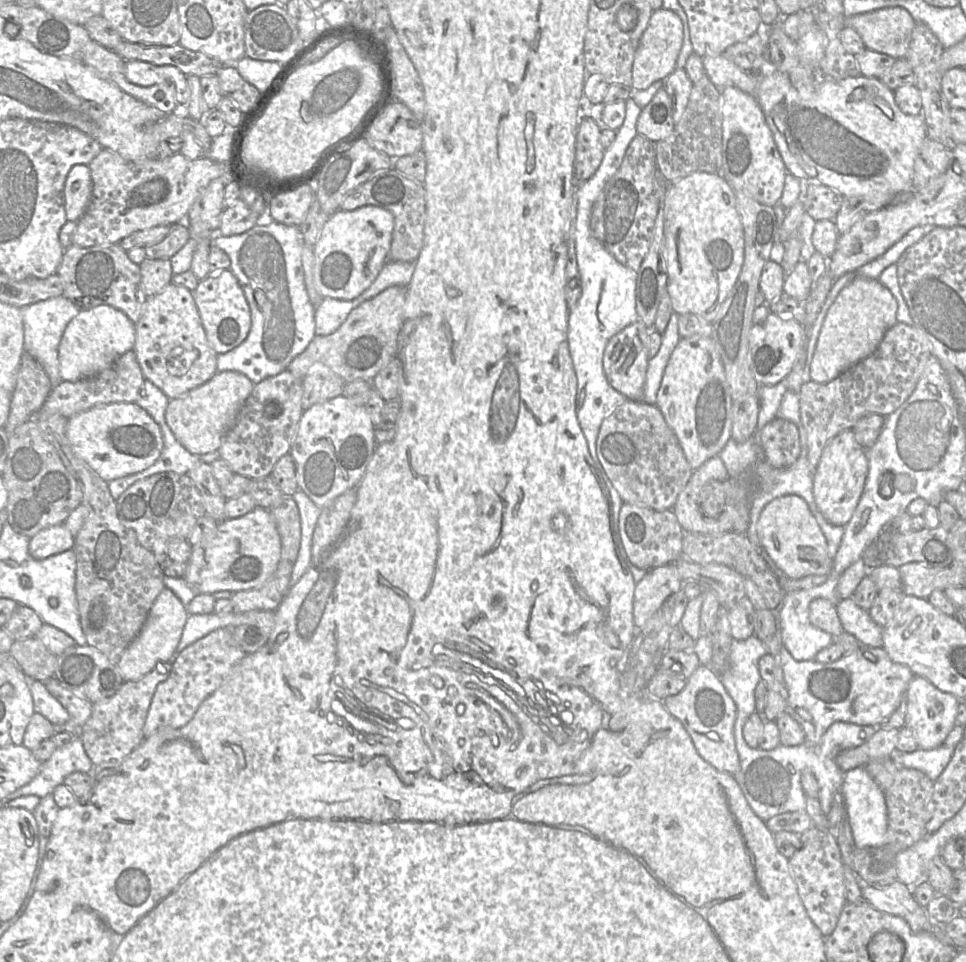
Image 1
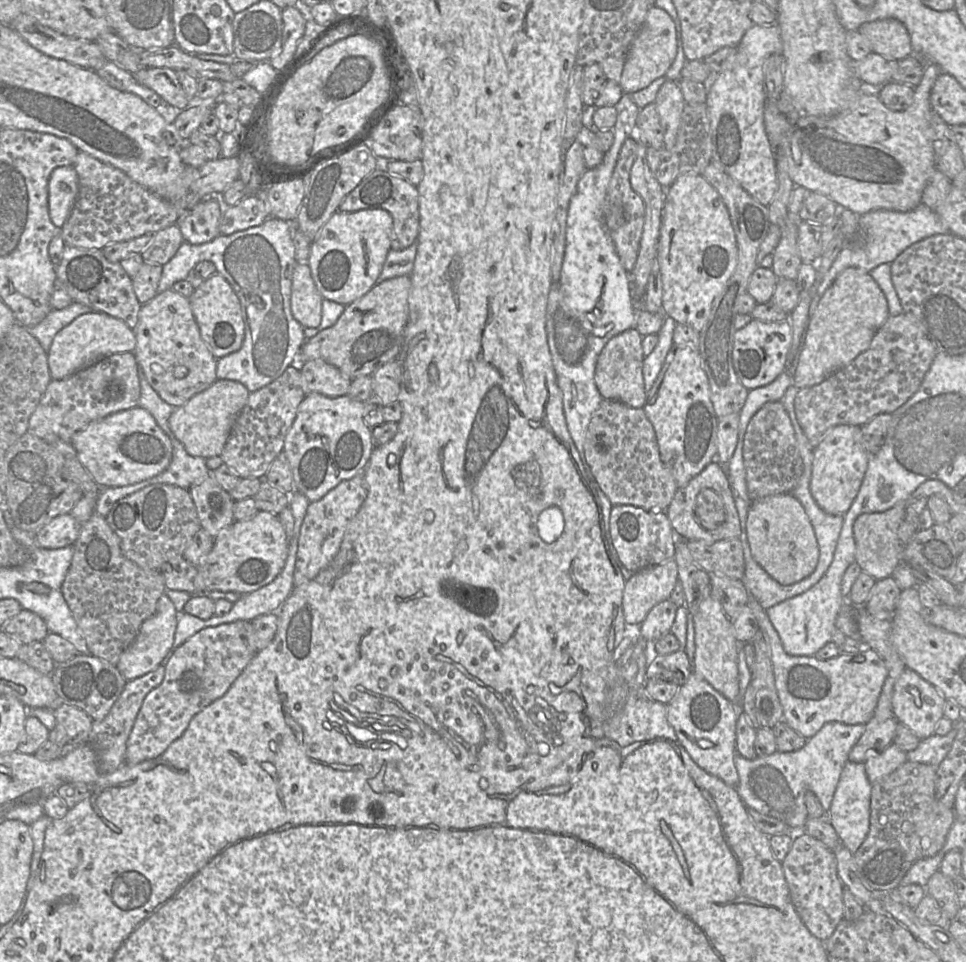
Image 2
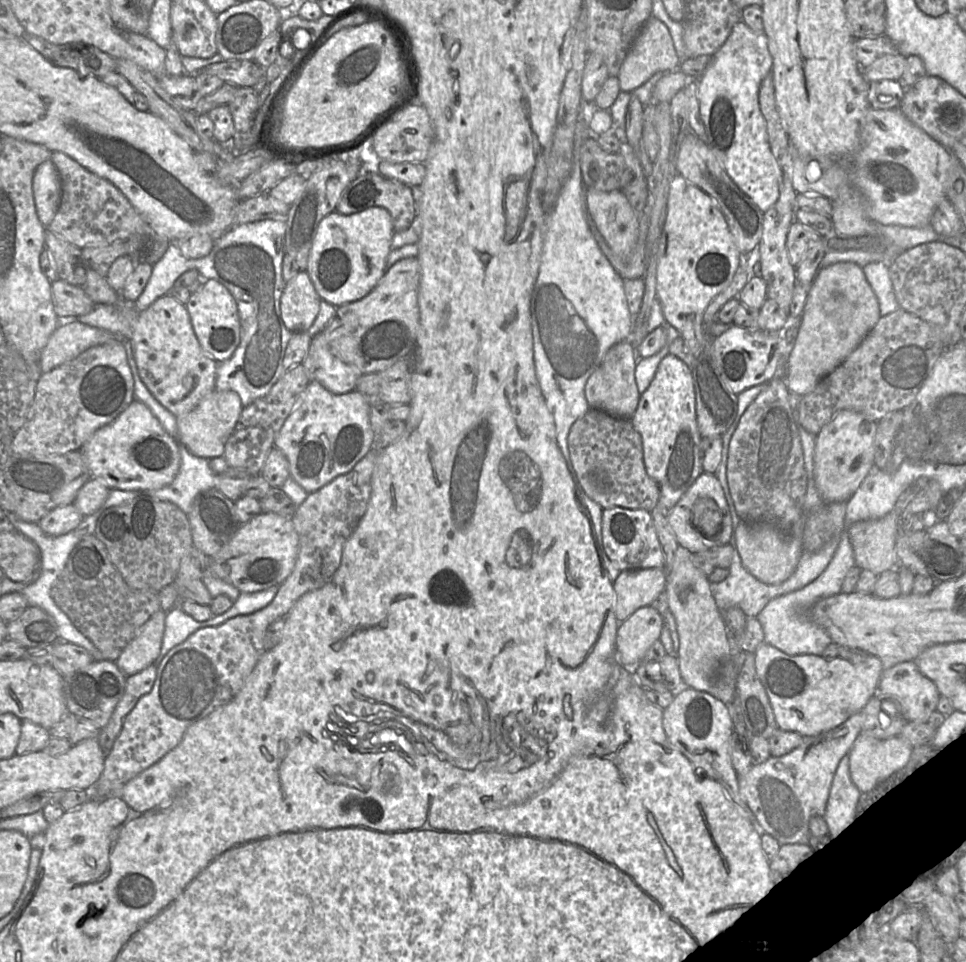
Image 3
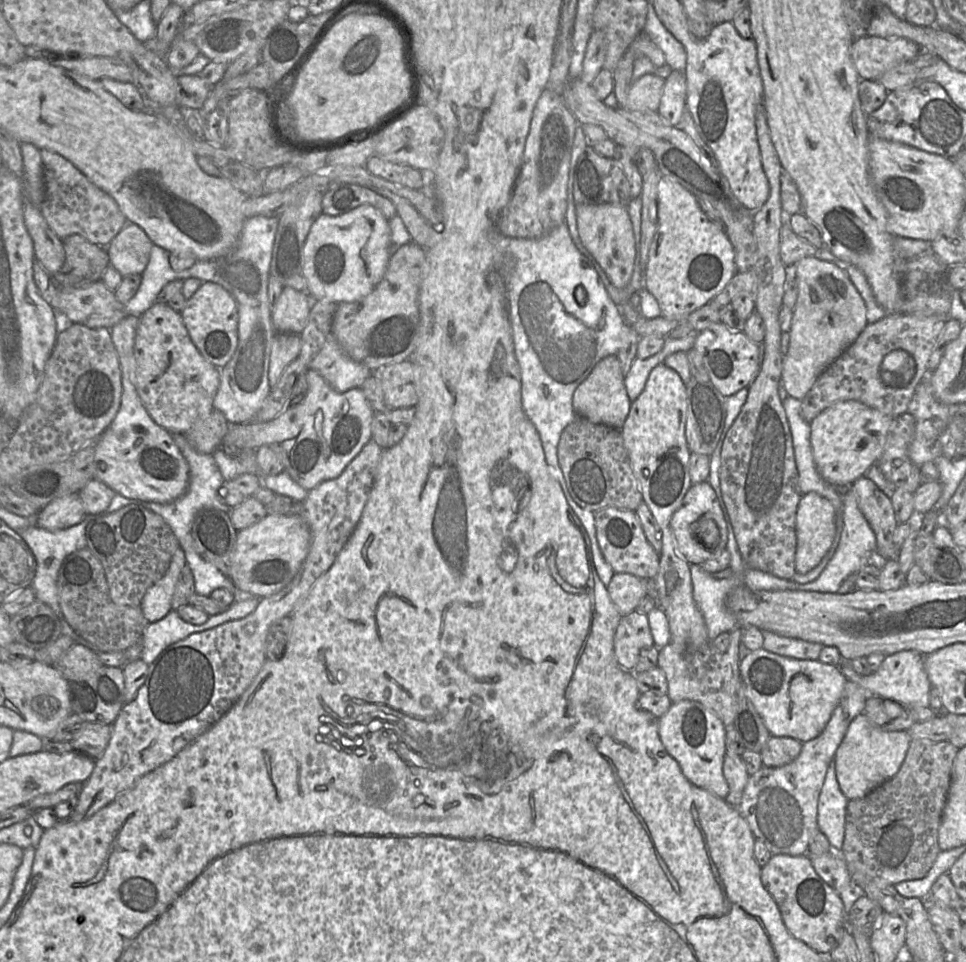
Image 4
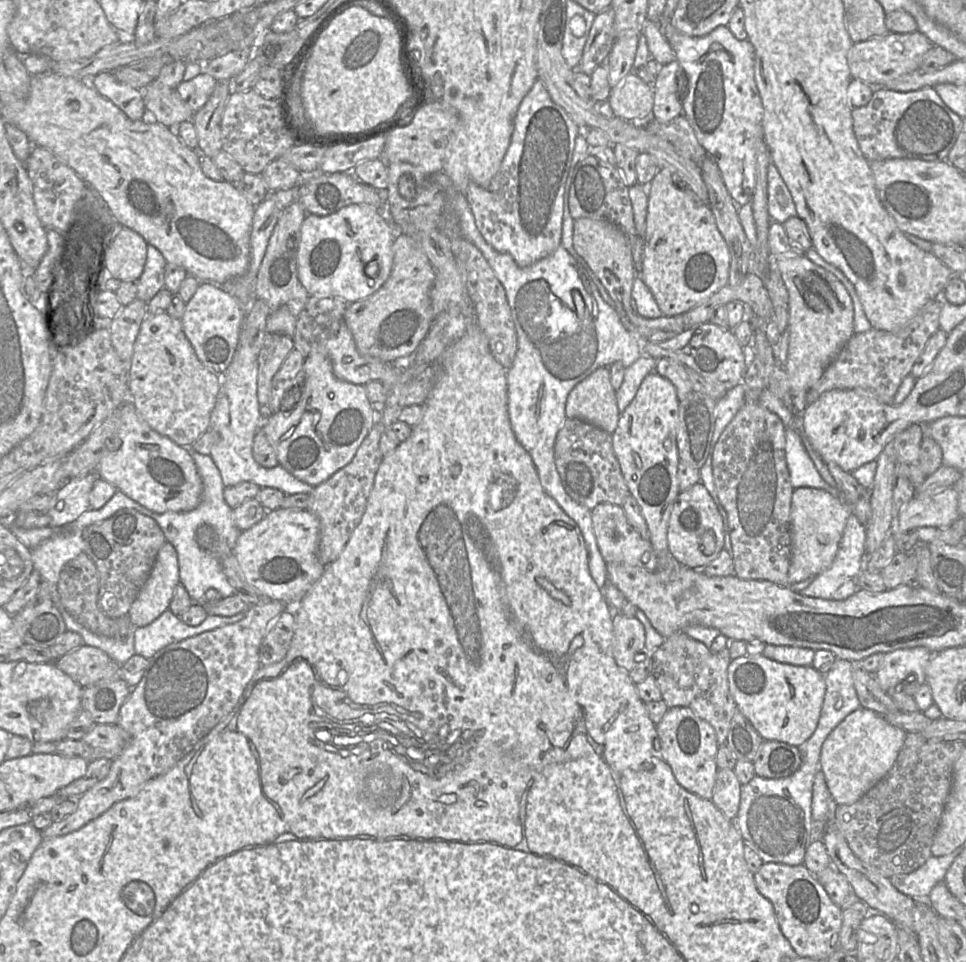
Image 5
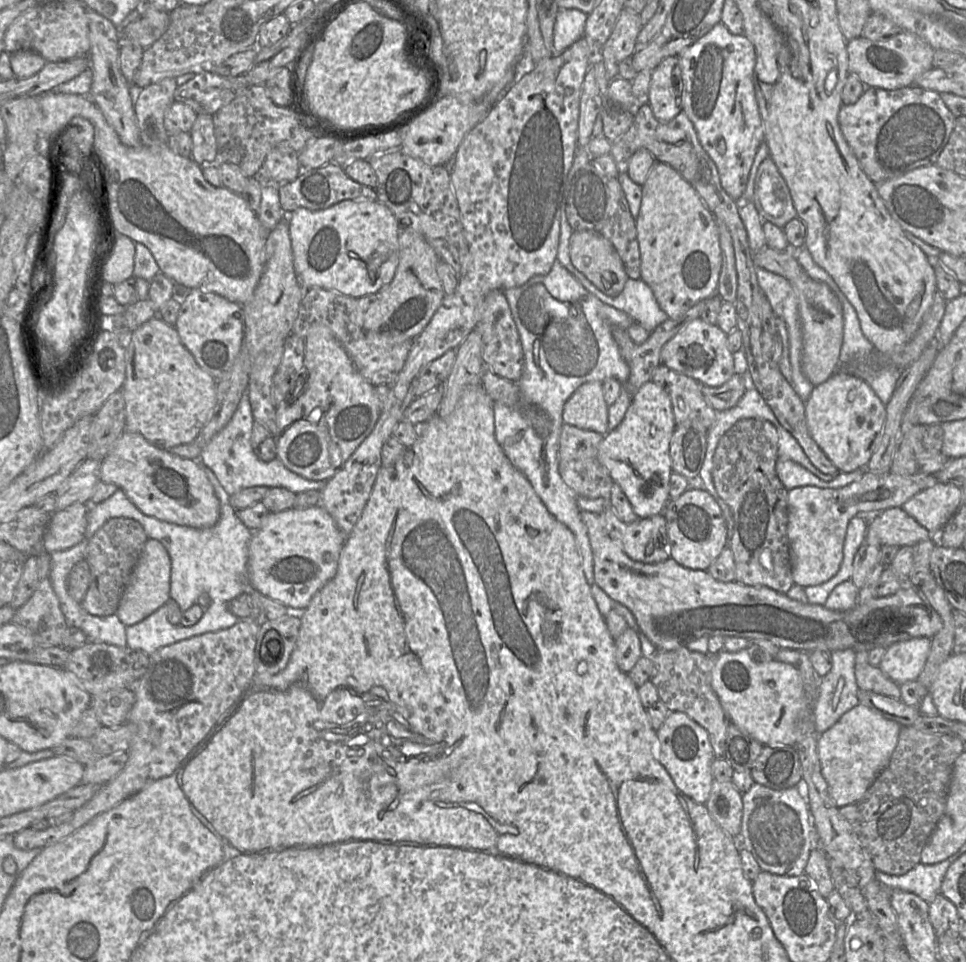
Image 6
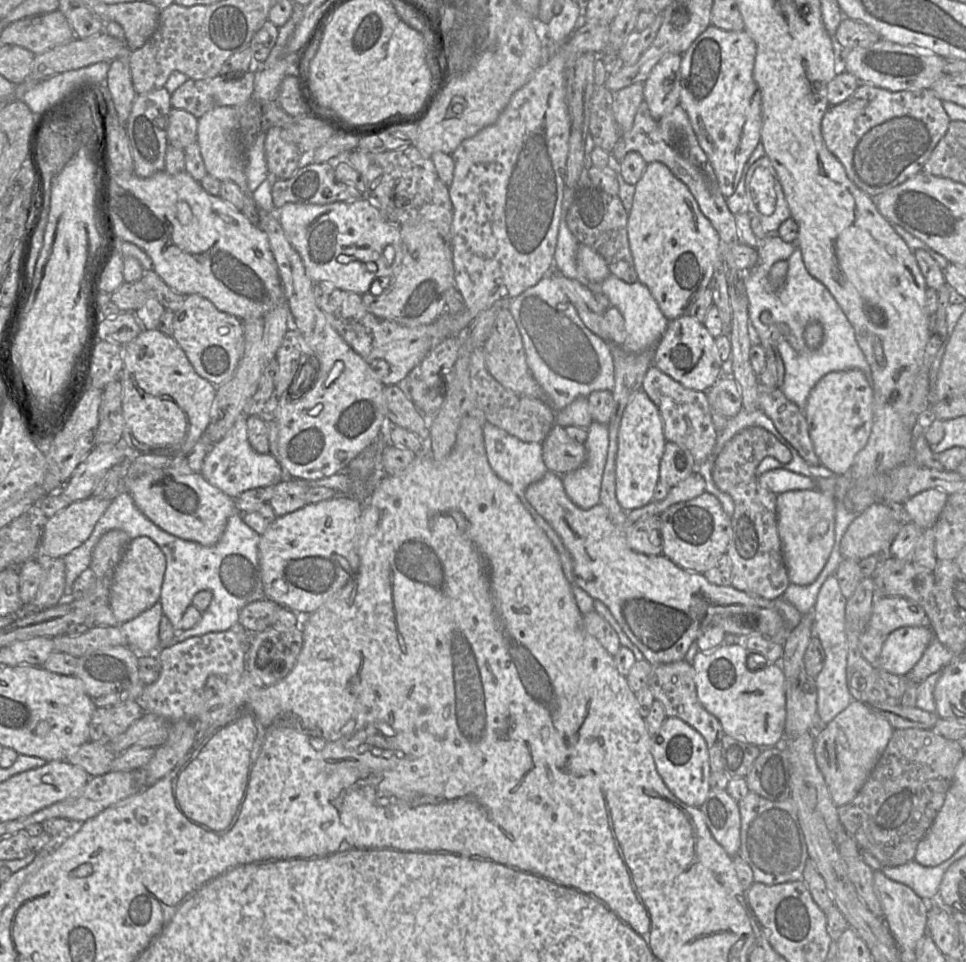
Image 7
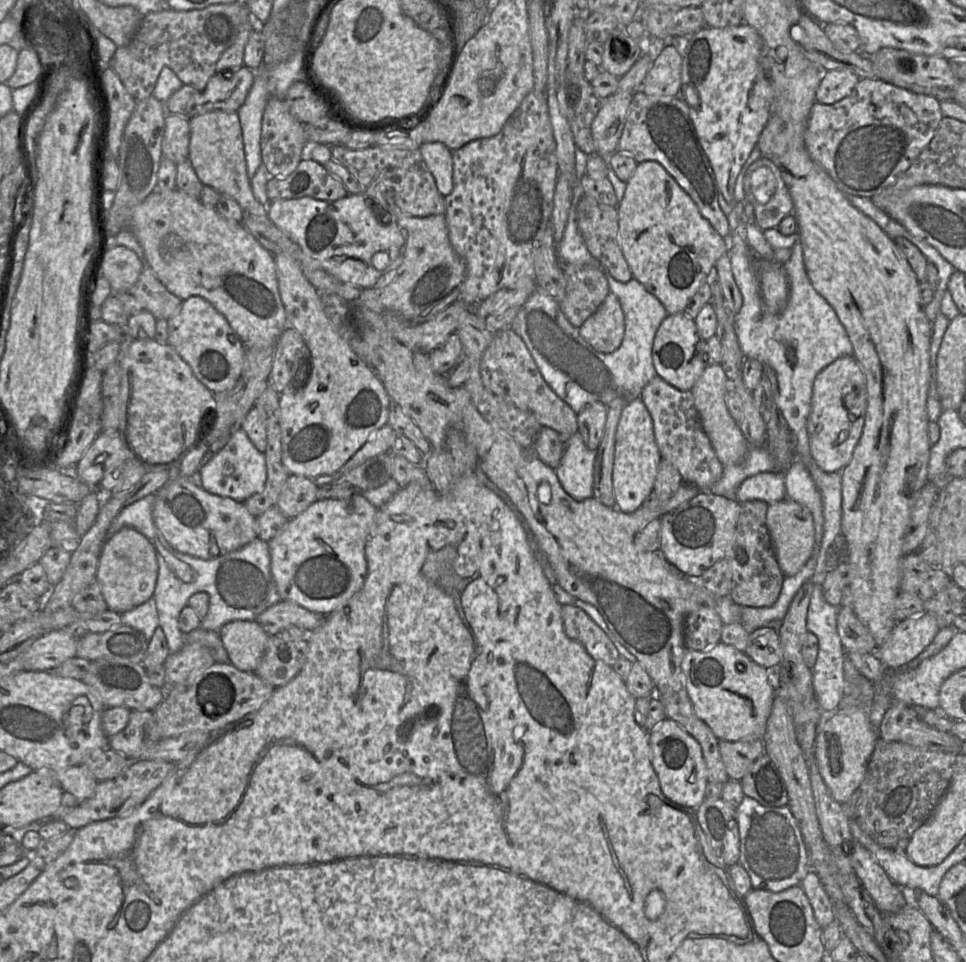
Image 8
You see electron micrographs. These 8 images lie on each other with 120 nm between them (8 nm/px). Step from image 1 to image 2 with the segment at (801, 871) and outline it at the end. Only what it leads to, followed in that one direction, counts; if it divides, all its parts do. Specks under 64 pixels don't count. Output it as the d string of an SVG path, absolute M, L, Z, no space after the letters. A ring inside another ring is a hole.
M795 832L791 848L781 862L791 902L809 932L824 942L843 919L844 886L837 874L834 851L803 832Z

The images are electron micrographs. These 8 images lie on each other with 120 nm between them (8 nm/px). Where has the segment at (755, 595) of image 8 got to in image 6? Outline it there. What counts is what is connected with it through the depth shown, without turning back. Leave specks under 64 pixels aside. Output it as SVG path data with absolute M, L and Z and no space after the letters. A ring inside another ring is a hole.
M740 419L719 439L713 455L712 479L718 495L733 513L730 540L737 582L765 586L786 594L794 585L787 539L787 493L775 466L778 432L767 420Z

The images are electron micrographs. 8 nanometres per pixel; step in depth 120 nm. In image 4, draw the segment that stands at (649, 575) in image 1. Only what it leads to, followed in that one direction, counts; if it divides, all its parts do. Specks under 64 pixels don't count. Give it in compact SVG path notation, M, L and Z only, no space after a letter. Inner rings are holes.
M614 573L607 591L621 615L635 611L640 601L649 595L650 582L629 573Z

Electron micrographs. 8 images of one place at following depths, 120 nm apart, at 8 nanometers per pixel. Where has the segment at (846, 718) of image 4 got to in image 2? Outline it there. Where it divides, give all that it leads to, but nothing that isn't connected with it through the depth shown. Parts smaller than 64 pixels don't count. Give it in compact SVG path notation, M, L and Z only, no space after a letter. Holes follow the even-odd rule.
M828 722L797 751L776 751L750 760L735 752L734 761L739 777L737 792L741 800L747 808L784 822L793 833L802 831L808 819L805 805L808 791L816 795L827 817L849 752L864 731L865 724Z

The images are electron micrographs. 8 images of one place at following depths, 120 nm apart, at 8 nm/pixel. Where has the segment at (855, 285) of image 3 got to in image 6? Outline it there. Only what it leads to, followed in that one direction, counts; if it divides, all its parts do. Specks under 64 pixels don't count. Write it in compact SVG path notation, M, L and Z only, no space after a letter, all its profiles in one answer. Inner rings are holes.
M765 247L754 253L755 267L787 279L798 298L799 315L802 325L803 352L802 371L813 386L827 381L839 368L839 355L843 342L843 310L837 296L829 286L812 279L789 251Z

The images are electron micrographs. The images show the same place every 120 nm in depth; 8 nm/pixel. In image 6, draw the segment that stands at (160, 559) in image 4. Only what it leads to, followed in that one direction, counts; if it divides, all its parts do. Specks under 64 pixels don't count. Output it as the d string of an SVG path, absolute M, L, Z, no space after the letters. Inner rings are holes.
M130 518L109 519L89 540L86 561L91 582L81 607L90 615L107 617L116 614L122 593L135 568L148 537L142 525Z

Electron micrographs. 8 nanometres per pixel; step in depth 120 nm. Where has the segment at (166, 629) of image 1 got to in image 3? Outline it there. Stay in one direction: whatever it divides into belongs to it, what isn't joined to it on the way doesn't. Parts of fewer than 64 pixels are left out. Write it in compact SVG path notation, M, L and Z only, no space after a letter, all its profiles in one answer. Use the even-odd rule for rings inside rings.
M162 609L152 615L115 661L125 676L141 672L157 659L163 641L165 618L166 612Z

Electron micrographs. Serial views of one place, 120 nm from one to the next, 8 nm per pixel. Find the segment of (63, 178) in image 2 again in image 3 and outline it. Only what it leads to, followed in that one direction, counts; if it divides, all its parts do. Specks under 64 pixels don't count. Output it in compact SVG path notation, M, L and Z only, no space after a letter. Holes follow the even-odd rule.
M50 160L44 161L37 167L32 188L38 218L45 227L48 227L61 201L59 173Z

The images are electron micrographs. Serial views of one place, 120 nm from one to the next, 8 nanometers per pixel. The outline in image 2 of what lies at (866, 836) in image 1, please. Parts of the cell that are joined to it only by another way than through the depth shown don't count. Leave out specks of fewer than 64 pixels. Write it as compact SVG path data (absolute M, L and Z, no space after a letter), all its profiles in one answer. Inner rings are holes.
M847 761L842 769L827 819L835 829L840 845L854 854L865 840L870 826L870 797L872 784L869 782L864 764Z

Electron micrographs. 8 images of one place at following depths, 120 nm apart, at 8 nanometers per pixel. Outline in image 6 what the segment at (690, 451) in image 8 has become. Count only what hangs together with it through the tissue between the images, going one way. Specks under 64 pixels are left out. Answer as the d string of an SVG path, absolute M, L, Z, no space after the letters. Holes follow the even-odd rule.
M663 364L654 370L651 381L669 394L676 425L699 420L705 428L711 428L717 411L706 402L698 381Z

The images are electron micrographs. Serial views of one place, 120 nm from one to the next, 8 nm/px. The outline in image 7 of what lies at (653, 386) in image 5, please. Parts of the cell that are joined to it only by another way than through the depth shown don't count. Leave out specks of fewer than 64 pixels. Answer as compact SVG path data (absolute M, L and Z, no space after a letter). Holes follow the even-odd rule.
M639 390L627 405L618 432L616 497L626 512L652 502L654 490L659 482L660 462L666 443L658 407L643 390ZM554 424L541 444L544 464L556 474L571 472L586 461L584 443L570 439L565 427L560 425Z

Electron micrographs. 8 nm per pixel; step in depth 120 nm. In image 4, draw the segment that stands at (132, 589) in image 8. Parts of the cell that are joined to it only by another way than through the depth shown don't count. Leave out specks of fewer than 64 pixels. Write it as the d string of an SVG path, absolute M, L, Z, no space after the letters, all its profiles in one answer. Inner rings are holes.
M178 548L165 575L145 593L140 608L149 623L163 619L172 610L171 602L175 586L185 565L184 552Z

